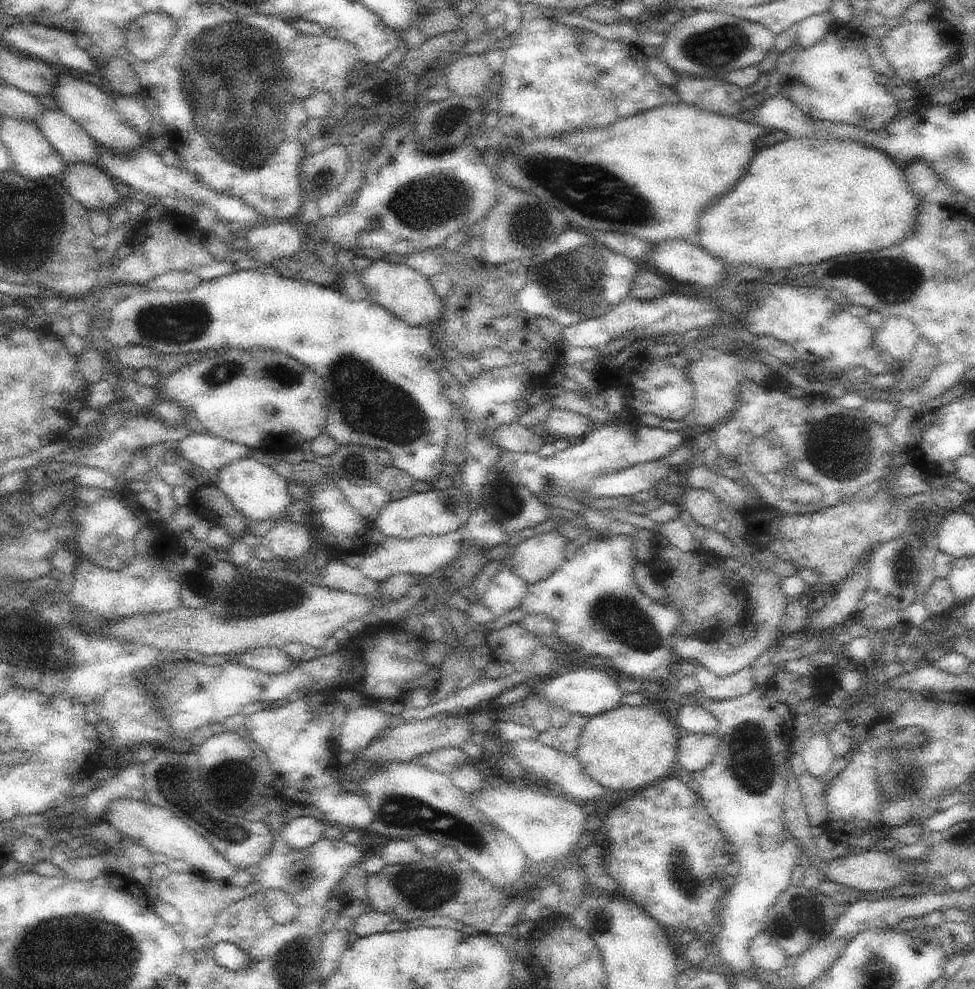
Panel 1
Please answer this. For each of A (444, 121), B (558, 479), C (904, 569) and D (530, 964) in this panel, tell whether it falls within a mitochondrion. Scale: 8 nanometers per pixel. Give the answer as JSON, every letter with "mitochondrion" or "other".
{"A":"mitochondrion","B":"mitochondrion","C":"mitochondrion","D":"other"}

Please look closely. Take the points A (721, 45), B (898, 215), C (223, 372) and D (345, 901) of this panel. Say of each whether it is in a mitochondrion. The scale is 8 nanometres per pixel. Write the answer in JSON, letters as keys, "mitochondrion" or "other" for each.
{"A":"mitochondrion","B":"other","C":"mitochondrion","D":"other"}

